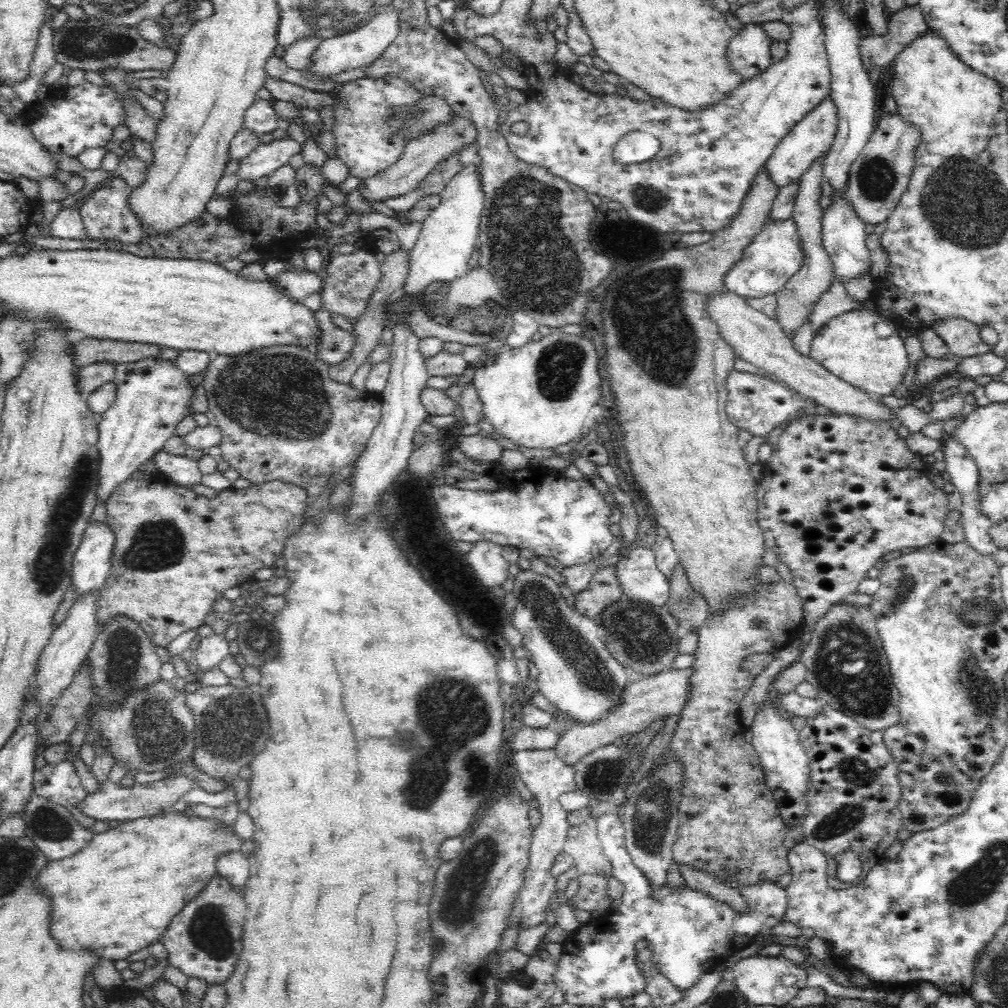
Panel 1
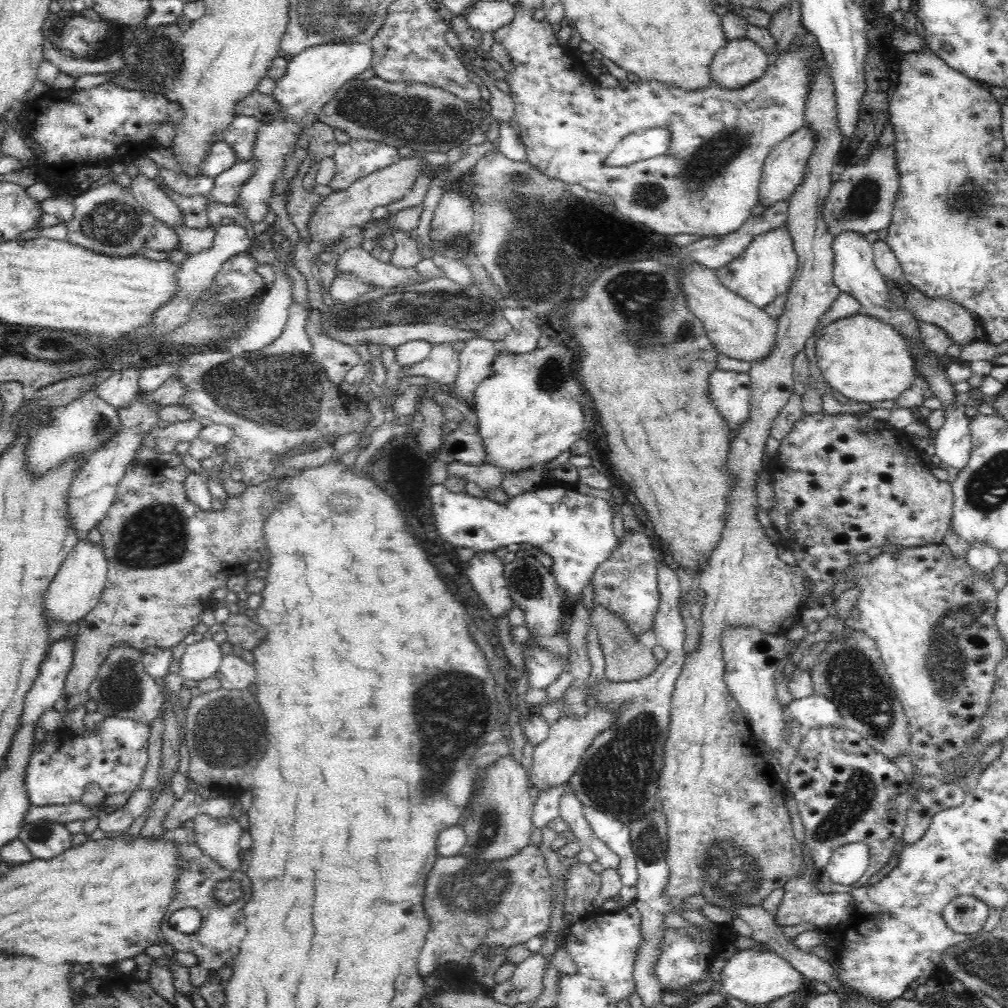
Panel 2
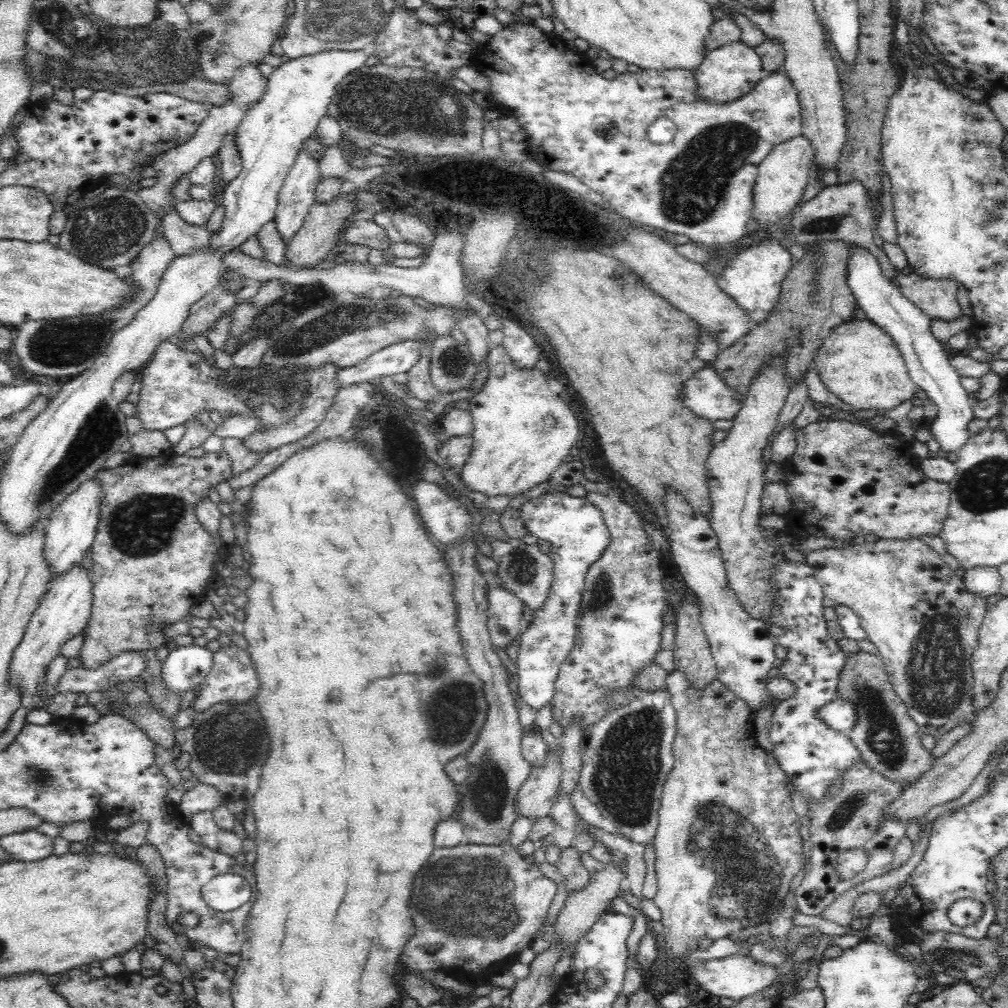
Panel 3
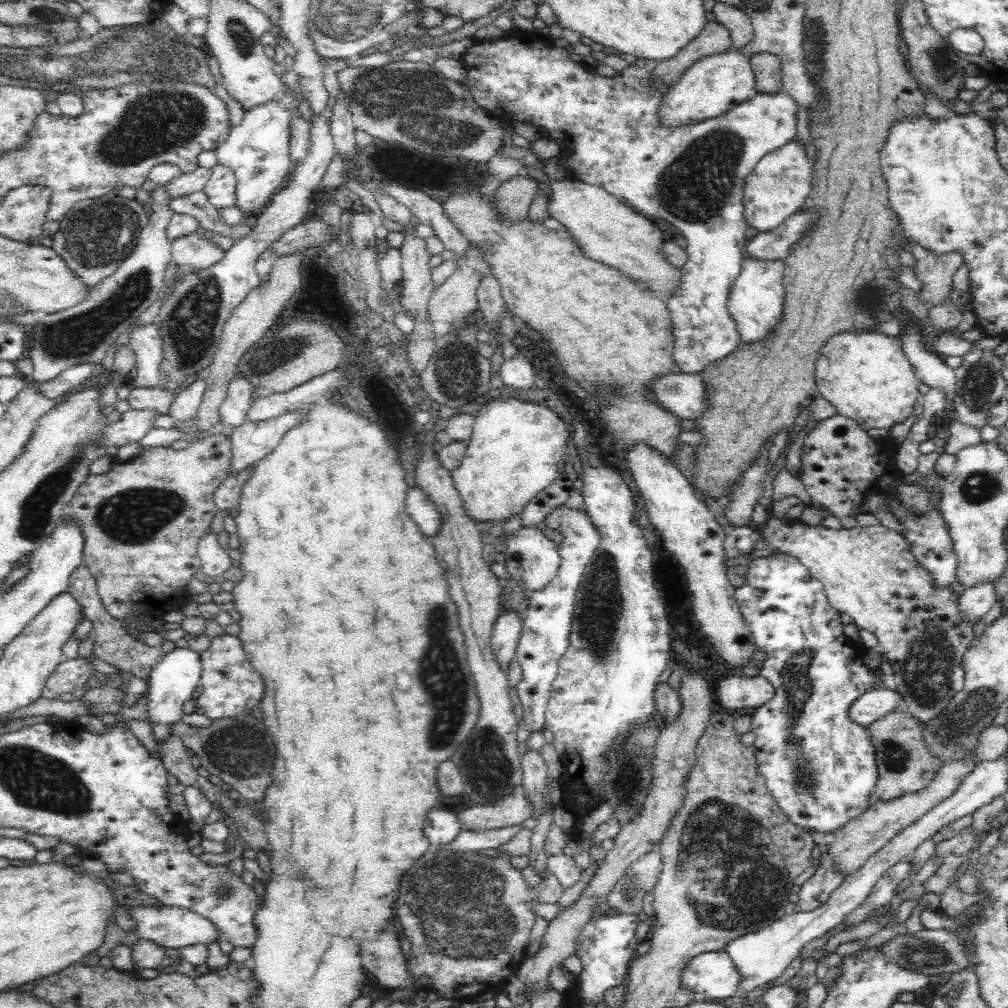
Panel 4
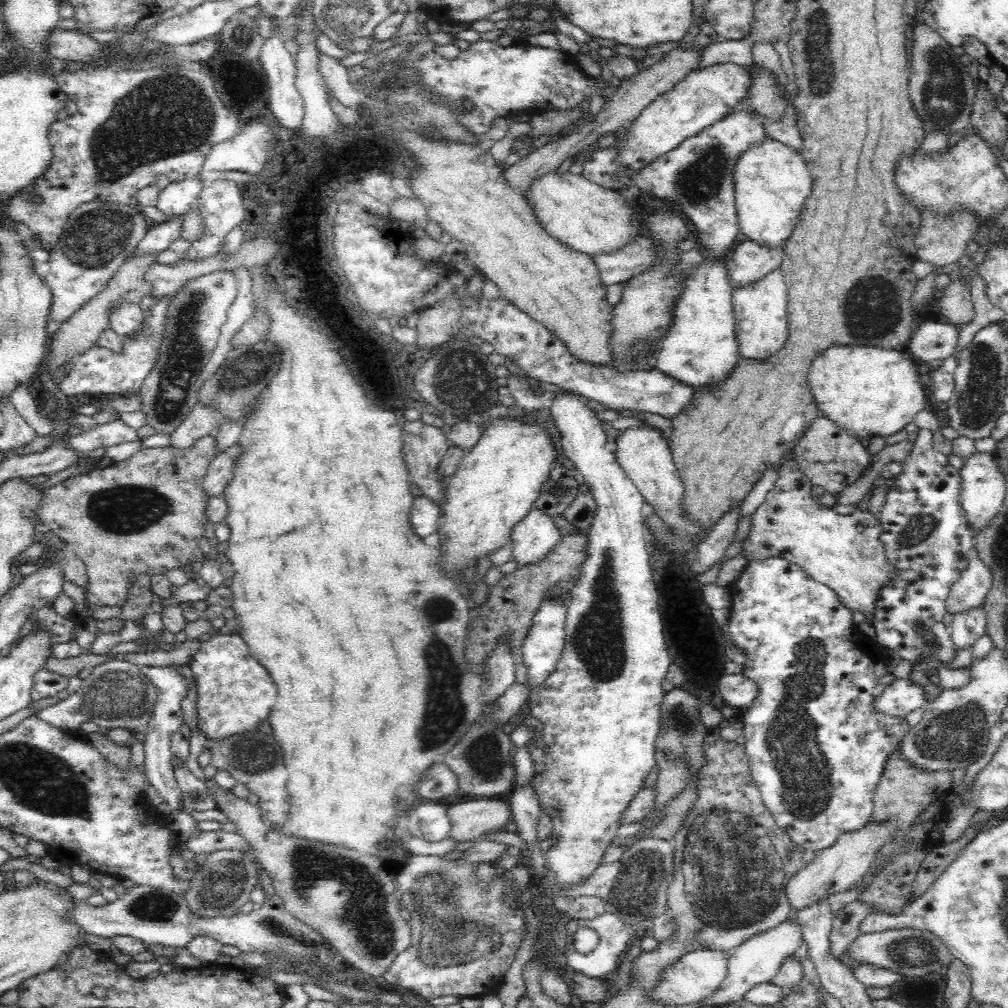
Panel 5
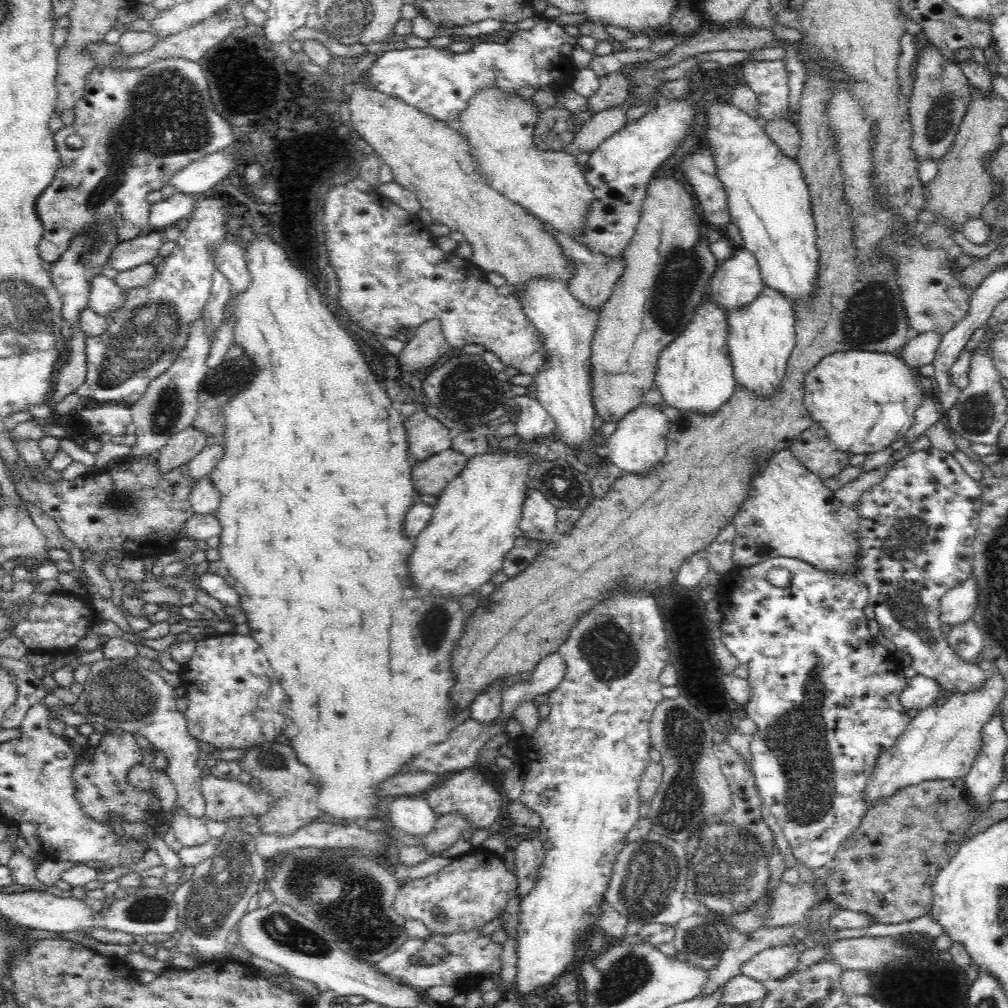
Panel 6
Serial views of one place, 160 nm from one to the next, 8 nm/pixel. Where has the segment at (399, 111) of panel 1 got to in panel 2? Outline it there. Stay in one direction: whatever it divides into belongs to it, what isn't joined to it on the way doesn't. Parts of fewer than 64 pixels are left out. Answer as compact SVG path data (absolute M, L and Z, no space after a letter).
M354 138L346 143L339 144L337 152L334 153L337 171L334 178L329 182L330 188L335 191L347 189L353 182L364 178L377 170L393 165L400 160L398 150L389 144L380 141L356 141Z

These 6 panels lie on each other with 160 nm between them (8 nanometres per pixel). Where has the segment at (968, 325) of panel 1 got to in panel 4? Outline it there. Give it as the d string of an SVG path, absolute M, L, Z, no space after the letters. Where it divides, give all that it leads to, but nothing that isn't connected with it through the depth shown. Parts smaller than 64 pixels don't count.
M914 243L910 244L910 249L915 260L914 275L921 282L918 291L921 302L929 307L944 304L953 288L952 276L963 264L962 255L934 255Z

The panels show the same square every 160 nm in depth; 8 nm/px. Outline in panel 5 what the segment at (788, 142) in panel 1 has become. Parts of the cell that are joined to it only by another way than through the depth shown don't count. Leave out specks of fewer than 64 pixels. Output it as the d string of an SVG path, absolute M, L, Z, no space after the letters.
M763 139L750 150L743 151L733 170L735 182L735 205L741 231L746 238L770 249L783 248L798 222L803 204L810 196L813 177L800 151L788 147L775 139Z

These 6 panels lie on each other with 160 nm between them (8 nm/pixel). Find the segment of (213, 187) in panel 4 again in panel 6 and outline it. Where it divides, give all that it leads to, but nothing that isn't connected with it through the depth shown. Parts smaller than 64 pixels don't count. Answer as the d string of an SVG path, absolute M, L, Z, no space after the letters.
M200 197L196 202L195 208L192 215L189 217L189 225L186 230L175 240L175 249L164 259L164 262L159 263L155 266L155 274L151 276L151 281L147 283L146 286L138 287L138 290L127 289L127 294L124 296L124 300L120 307L112 312L110 316L106 318L107 320L107 330L103 332L102 335L91 335L86 338L86 377L85 382L76 388L75 392L78 396L90 396L98 402L117 402L122 405L126 404L130 406L133 402L132 400L138 400L145 393L150 380L157 378L160 374L165 373L169 370L170 366L174 363L178 363L177 354L185 349L186 340L189 337L189 326L197 321L197 318L202 316L202 310L207 304L207 300L211 294L212 288L212 274L215 268L215 252L218 250L219 246L224 242L228 241L230 237L227 234L226 222L230 217L230 212L234 207L230 198L214 198L214 197Z

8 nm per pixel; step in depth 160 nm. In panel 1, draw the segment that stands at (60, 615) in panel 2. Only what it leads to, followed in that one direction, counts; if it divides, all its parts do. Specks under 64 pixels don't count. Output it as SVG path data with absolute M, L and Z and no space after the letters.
M90 520L75 550L71 570L72 586L78 594L100 590L111 571L115 536L106 523Z

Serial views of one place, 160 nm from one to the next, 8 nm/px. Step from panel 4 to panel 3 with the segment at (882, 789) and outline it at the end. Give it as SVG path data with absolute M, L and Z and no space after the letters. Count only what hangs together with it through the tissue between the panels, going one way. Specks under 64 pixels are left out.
M862 650L849 653L846 656L845 665L842 666L836 696L854 704L856 722L854 722L851 732L847 735L861 751L860 760L875 769L876 773L882 774L882 777L885 777L888 781L898 781L907 786L908 782L920 779L930 770L933 765L930 751L926 751L920 745L921 736L918 734L918 725L908 715L904 701L898 697L893 689L879 655Z

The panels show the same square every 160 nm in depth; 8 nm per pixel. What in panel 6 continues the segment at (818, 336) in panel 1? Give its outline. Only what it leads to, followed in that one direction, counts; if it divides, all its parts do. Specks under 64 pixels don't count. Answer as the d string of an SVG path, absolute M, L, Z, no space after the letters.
M846 350L832 353L805 377L804 400L811 418L818 422L835 449L854 454L878 452L898 441L912 426L914 414L924 400L924 389L917 381L916 370L908 367L897 353Z

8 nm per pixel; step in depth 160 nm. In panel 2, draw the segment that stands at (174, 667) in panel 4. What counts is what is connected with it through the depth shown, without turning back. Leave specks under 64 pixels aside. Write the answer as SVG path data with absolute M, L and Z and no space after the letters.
M206 639L188 645L179 659L177 672L184 680L204 680L218 673L223 652L221 644L214 639Z

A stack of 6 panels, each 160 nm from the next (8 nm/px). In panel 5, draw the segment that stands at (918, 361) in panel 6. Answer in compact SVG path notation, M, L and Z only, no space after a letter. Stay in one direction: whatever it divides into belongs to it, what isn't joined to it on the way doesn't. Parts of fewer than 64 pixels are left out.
M921 319L910 339L906 354L919 358L925 364L934 360L945 360L958 353L960 332L950 323Z

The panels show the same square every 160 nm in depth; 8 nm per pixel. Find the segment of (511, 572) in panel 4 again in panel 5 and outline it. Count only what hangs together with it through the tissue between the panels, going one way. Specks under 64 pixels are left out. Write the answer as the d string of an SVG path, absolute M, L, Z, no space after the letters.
M533 508L511 529L512 558L518 568L539 563L558 546L562 537L552 518Z

